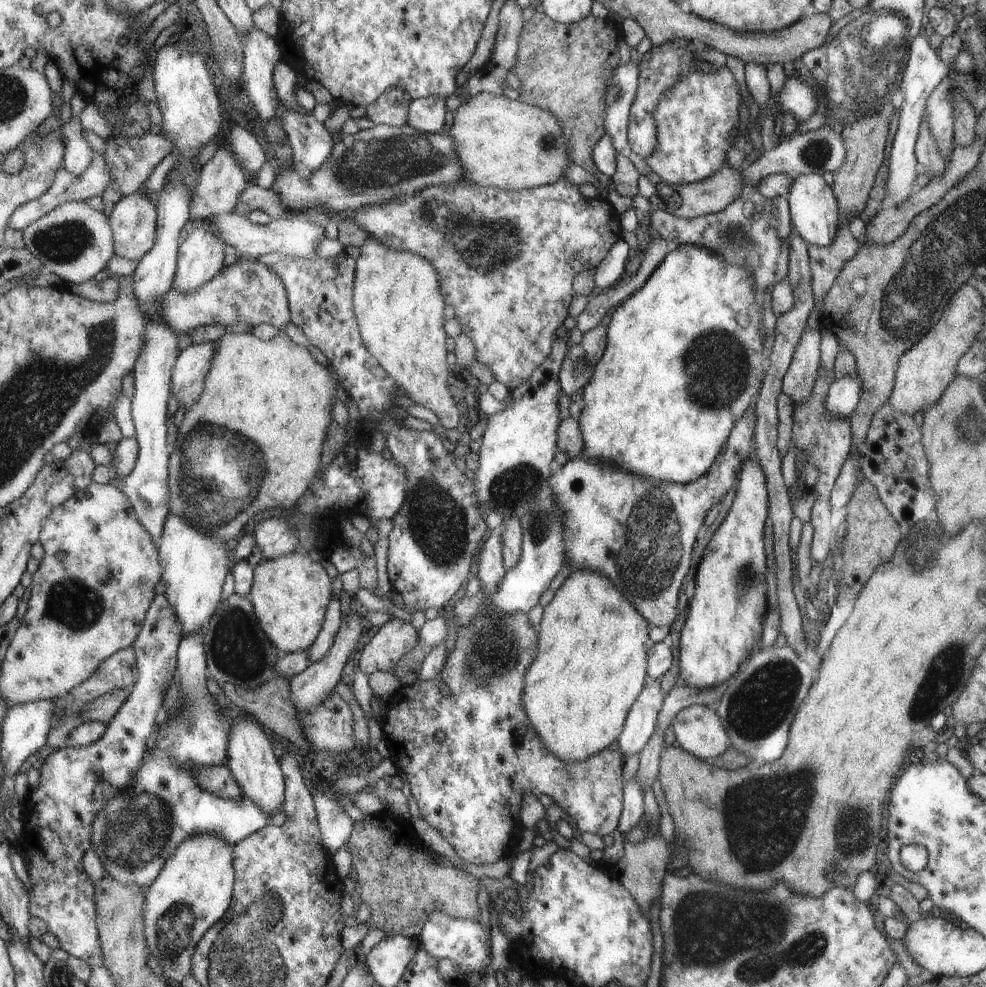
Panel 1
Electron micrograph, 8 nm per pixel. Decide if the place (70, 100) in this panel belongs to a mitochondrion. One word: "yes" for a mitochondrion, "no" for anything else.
no

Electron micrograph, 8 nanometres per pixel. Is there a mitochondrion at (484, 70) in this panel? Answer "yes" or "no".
no

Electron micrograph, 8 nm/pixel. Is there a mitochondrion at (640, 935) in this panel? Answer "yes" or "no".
no

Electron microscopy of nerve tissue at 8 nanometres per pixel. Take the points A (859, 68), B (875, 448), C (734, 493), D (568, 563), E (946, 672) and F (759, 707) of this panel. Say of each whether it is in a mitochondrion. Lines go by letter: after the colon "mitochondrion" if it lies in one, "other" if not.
A: mitochondrion
B: other
C: other
D: other
E: mitochondrion
F: mitochondrion

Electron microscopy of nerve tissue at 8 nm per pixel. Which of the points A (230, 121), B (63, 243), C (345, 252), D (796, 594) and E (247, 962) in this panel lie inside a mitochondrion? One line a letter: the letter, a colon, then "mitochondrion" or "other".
A: other
B: mitochondrion
C: other
D: other
E: mitochondrion

